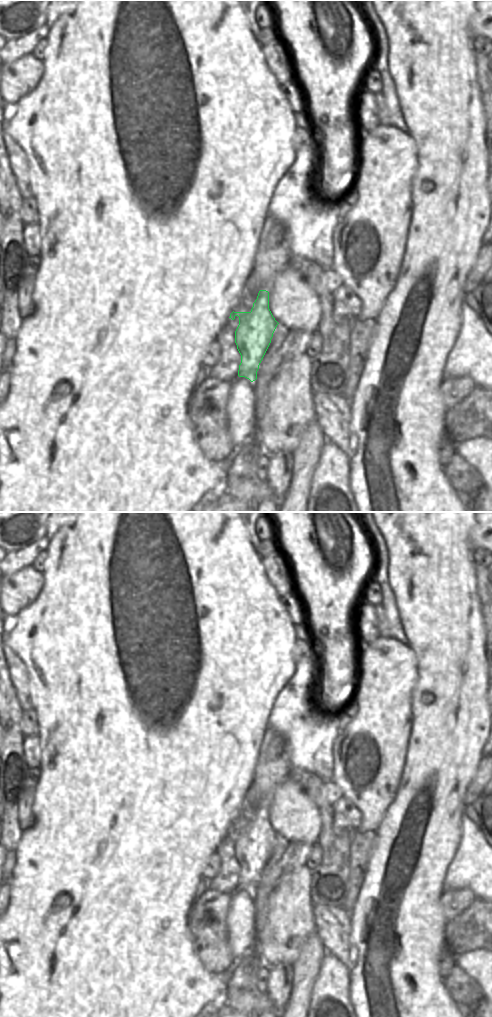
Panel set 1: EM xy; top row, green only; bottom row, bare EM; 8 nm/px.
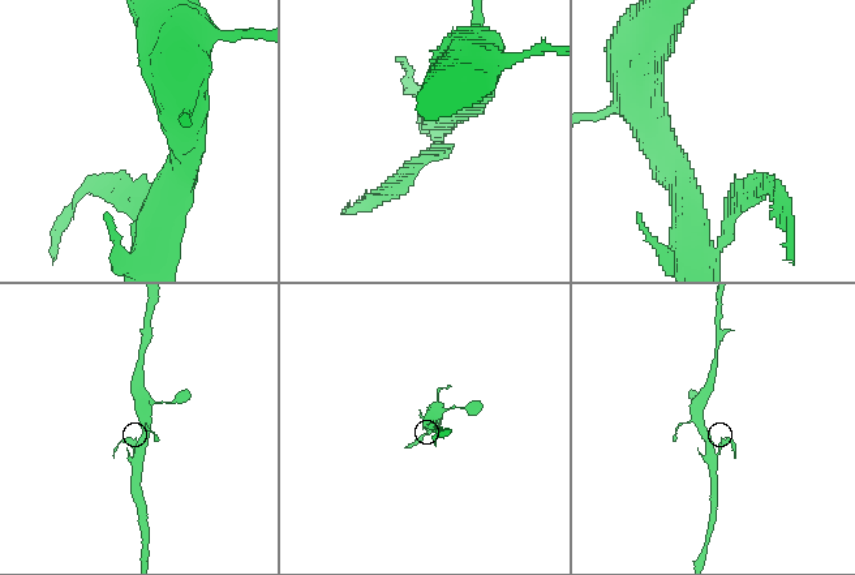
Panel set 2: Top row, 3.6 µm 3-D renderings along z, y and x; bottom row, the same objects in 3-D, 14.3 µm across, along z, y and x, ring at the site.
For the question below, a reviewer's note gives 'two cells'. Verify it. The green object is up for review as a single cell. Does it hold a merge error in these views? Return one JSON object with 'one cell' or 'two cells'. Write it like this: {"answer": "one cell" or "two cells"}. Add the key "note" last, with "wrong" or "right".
{"answer": "two cells", "note": "right"}

